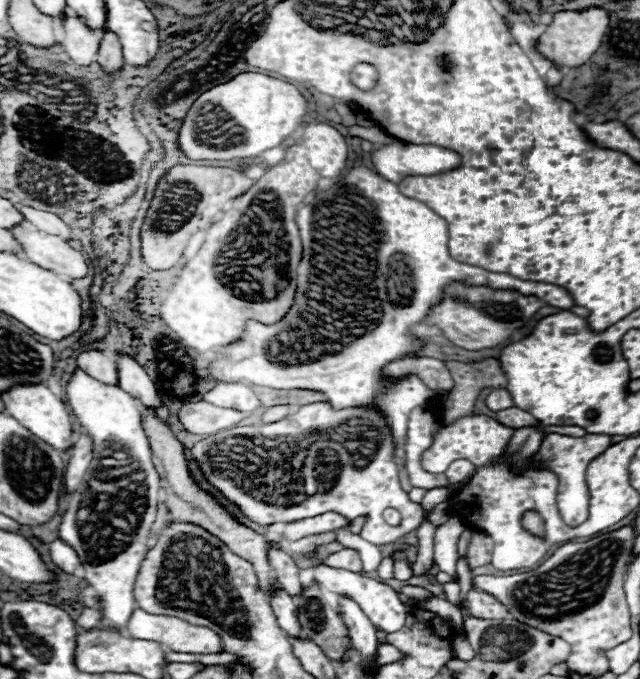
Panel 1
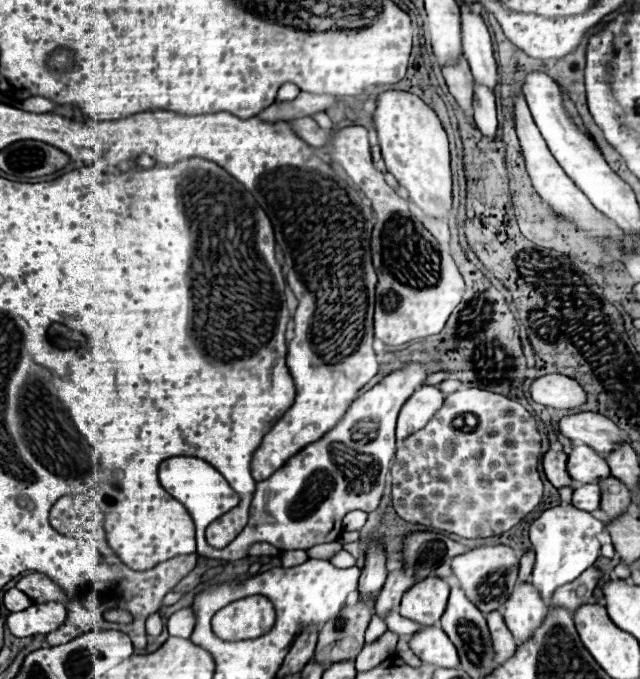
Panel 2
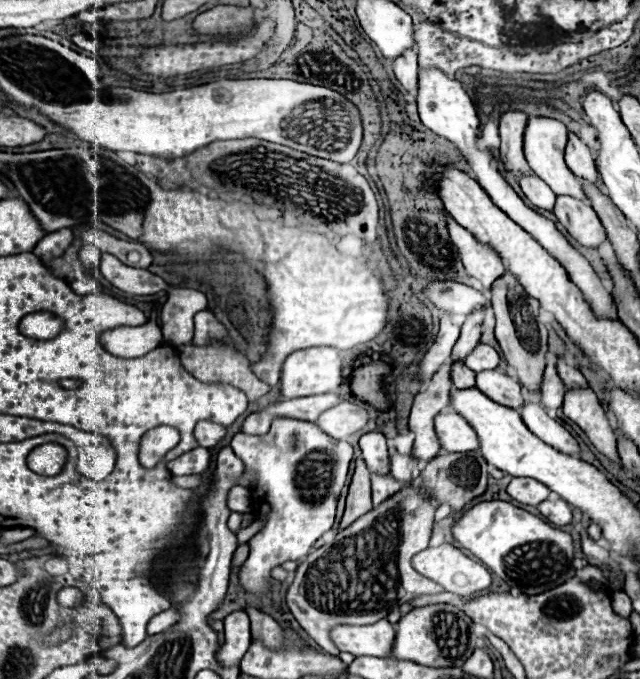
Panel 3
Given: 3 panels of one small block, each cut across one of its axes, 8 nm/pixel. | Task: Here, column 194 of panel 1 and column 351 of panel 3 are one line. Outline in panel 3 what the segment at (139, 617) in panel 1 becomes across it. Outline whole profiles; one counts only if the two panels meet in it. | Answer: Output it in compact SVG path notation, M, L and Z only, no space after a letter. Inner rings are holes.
M386 618L368 626L336 626L332 630L332 640L342 652L354 656L390 658L394 628Z

